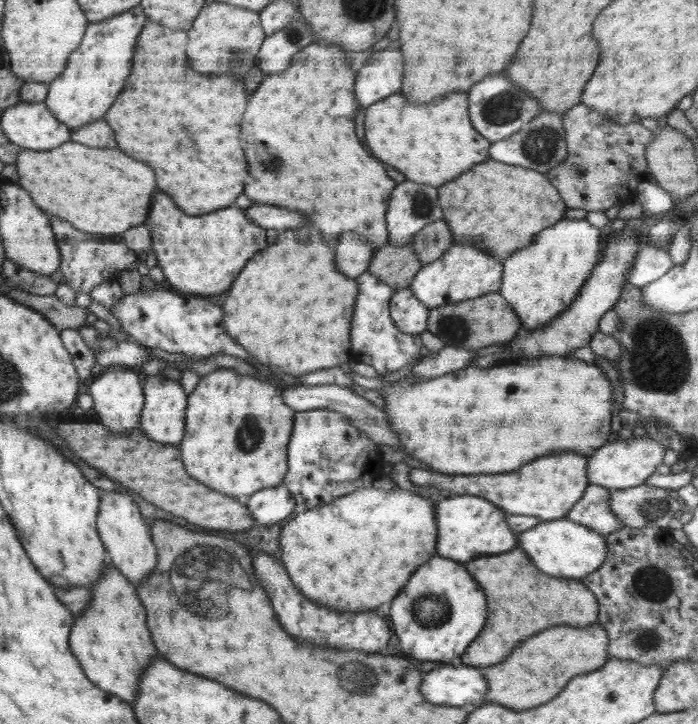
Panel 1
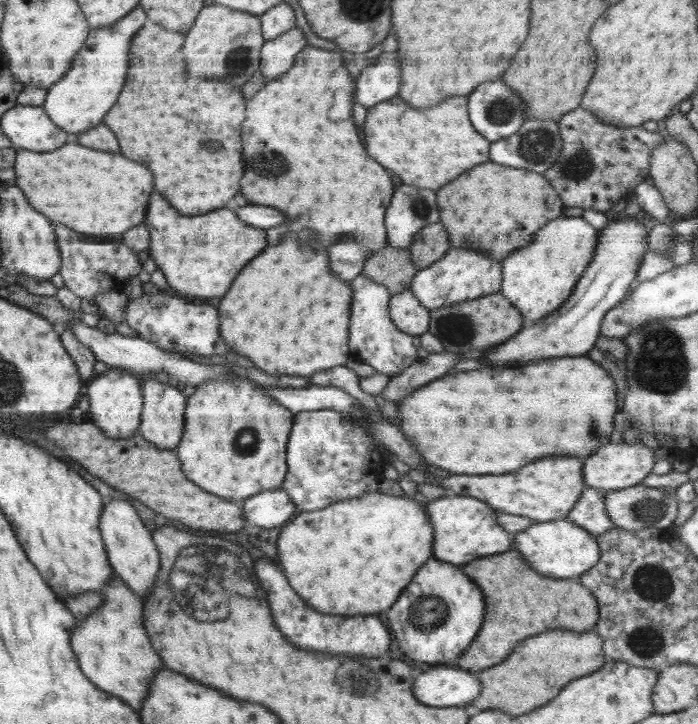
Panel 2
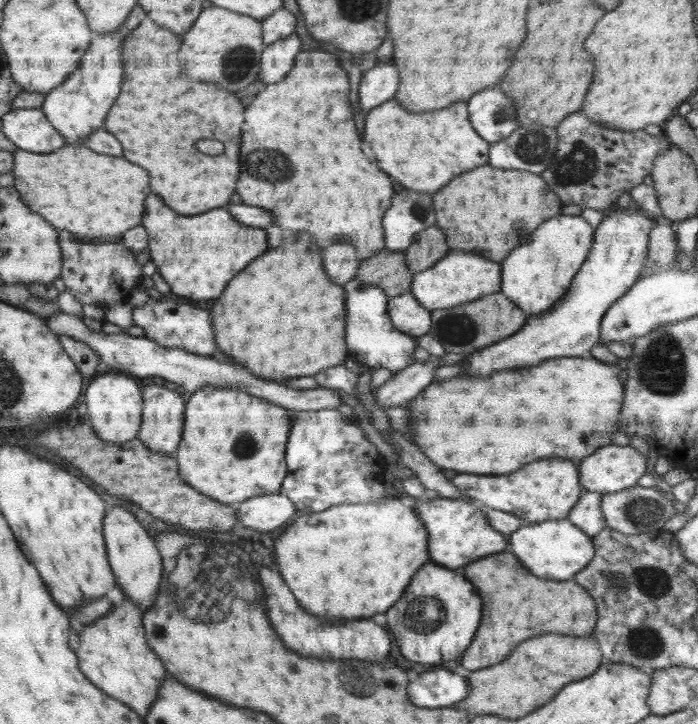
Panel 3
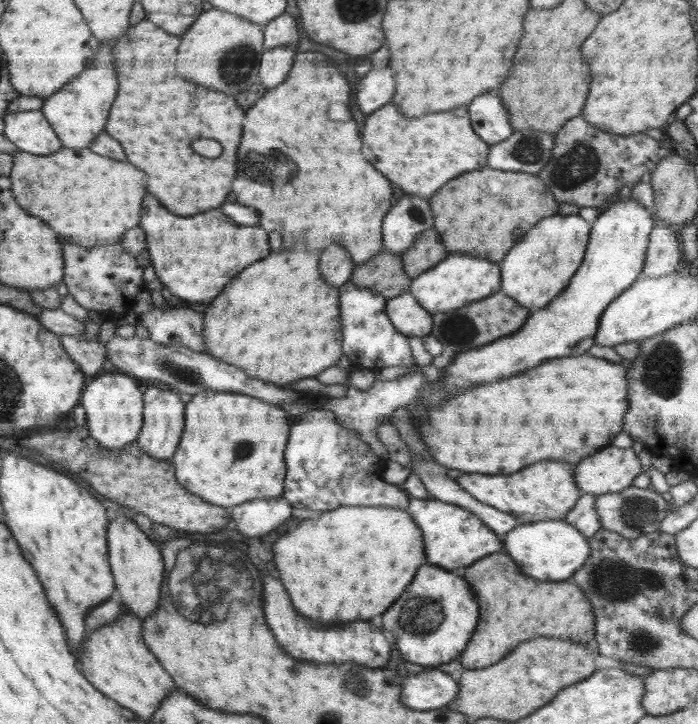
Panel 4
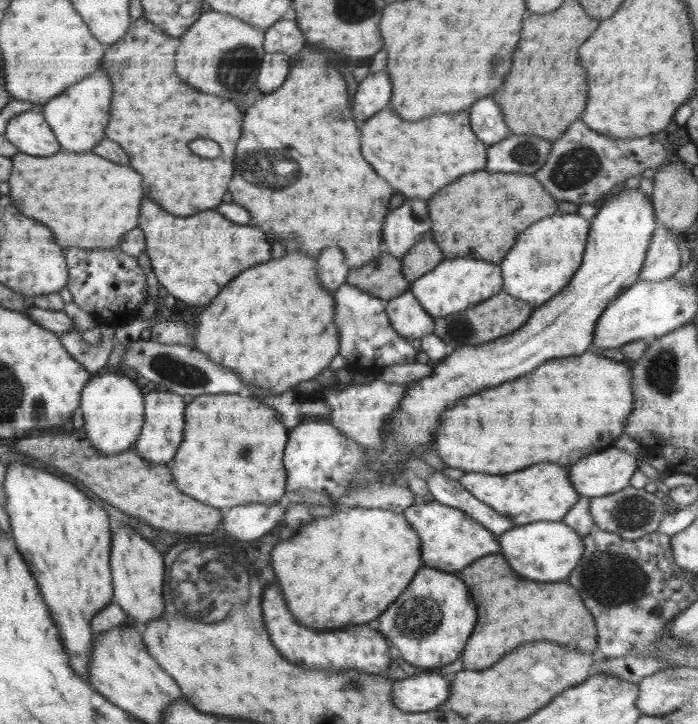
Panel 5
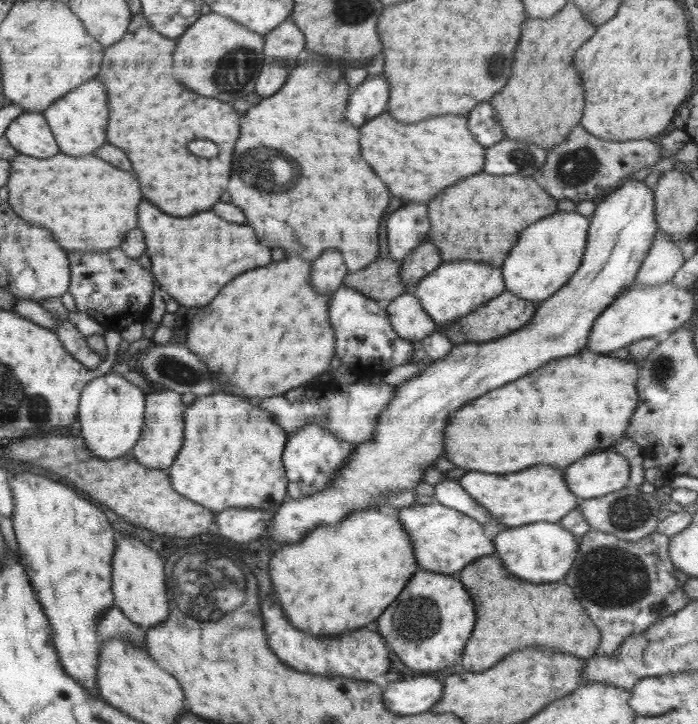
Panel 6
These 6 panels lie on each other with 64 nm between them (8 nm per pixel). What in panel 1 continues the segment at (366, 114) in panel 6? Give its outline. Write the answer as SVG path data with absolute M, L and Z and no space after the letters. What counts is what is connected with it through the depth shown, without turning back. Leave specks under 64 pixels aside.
M389 46L371 53L354 84L356 100L362 106L370 106L398 92L402 84L402 72L404 56L400 50L392 50Z

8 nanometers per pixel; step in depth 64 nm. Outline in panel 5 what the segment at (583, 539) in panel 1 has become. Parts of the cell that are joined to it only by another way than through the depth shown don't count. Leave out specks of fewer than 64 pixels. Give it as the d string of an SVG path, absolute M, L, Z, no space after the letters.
M532 521L530 524L515 526L512 530L500 534L498 538L502 548L500 554L506 556L511 569L530 580L540 582L564 581L584 554L583 536L562 521Z

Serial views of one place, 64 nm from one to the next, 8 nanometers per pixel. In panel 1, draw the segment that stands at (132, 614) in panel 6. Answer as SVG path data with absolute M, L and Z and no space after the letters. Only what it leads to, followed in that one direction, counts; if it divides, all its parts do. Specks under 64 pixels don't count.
M106 492L100 496L98 509L98 536L106 550L108 561L135 586L144 585L144 580L156 567L156 550L150 540L149 525L144 524L138 505L134 504L136 497L131 492Z

